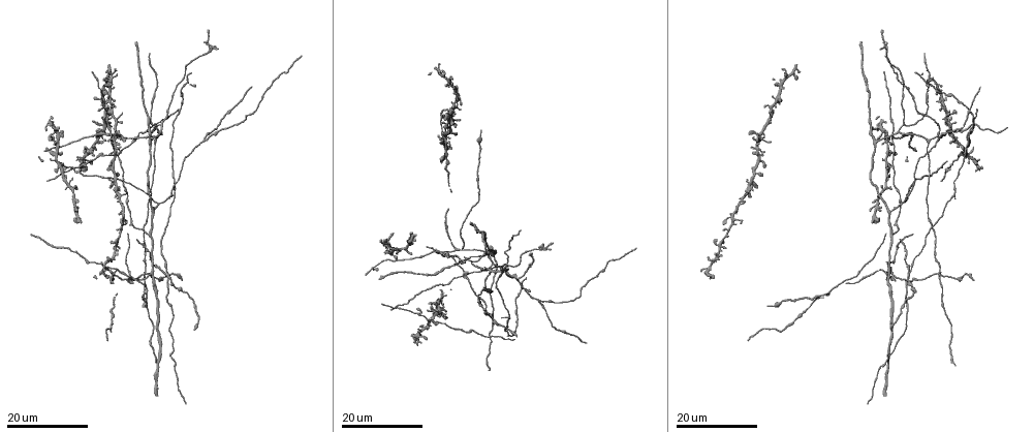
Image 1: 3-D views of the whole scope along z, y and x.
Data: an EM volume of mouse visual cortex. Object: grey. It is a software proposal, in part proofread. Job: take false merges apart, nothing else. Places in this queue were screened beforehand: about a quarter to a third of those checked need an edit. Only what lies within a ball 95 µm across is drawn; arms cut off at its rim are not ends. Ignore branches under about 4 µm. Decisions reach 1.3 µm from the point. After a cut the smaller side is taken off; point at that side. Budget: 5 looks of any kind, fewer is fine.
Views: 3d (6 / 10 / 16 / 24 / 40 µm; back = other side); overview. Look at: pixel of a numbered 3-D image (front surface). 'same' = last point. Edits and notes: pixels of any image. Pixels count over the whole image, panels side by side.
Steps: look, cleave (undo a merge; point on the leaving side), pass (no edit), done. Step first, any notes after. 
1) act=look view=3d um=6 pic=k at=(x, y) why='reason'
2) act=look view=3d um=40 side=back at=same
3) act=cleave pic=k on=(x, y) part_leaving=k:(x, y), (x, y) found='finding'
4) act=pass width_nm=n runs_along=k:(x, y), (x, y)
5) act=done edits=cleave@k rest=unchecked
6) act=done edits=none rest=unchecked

act=look view=3d um=16 pic=1 at=(169, 278) why='side arm on a straight run'

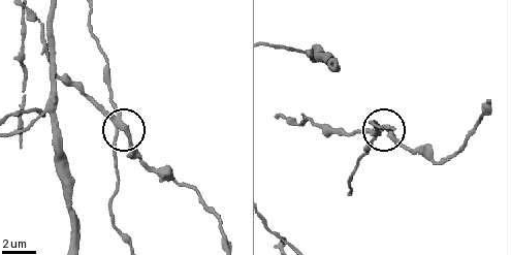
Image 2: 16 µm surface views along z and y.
act=look view=3d um=10 pic=2 at=(120, 129)

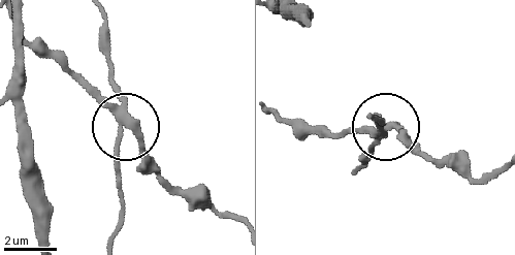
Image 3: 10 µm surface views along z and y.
act=cleave pic=3 on=(86, 91) arms=3 part_leaving=3:(121, 118), (167, 182), (234, 218) found='two neurons meet here'

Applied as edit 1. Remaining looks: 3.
act=look view=3d um=24 pic=1 at=(161, 130) why='three-way junction'

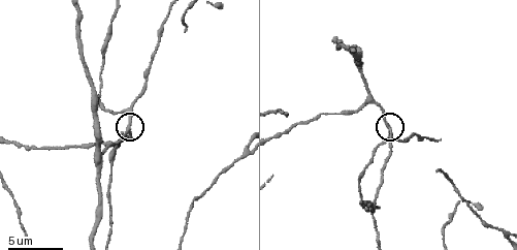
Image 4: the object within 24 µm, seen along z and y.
act=look view=3d um=6 pic=4 at=(130, 127) why='zoom in'

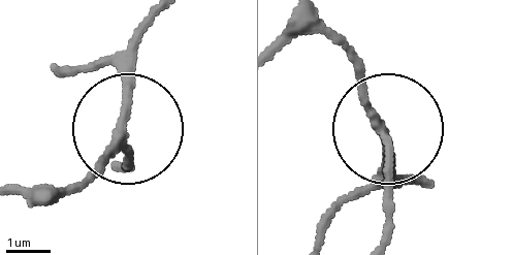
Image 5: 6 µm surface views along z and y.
act=pass width_nm=200 runs_along=5:(46, 199), (76, 188), (128, 132), (131, 48) found='continuous, no second neuron'

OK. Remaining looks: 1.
act=done edits=cleave@3 rest=unchecked

